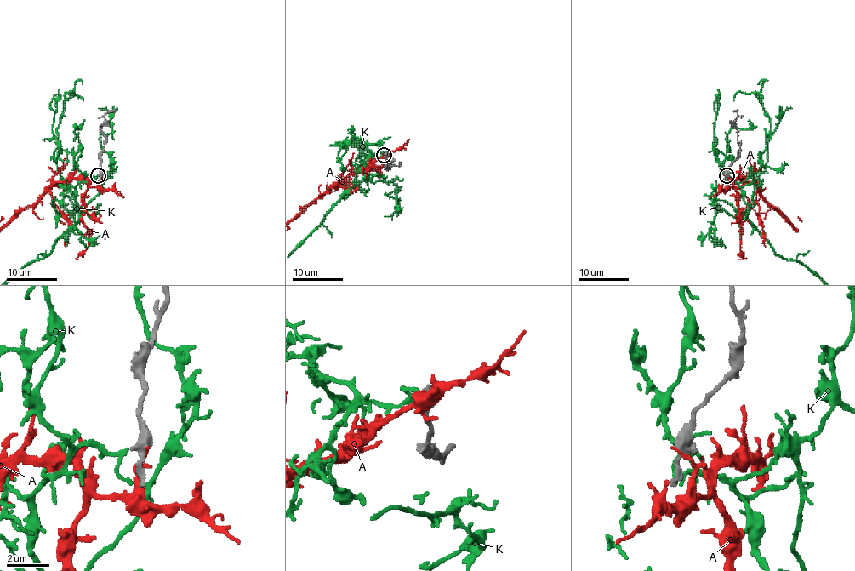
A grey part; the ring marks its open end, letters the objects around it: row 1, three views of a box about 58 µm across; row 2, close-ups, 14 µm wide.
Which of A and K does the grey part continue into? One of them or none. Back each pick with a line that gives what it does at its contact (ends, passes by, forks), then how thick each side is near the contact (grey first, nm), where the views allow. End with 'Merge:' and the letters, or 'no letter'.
K: it passes by; 380 nm thick on the grey side, 140 nm on the other
Merge: K

